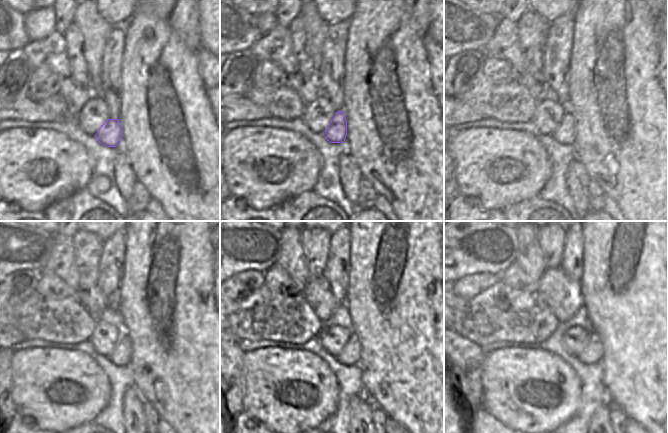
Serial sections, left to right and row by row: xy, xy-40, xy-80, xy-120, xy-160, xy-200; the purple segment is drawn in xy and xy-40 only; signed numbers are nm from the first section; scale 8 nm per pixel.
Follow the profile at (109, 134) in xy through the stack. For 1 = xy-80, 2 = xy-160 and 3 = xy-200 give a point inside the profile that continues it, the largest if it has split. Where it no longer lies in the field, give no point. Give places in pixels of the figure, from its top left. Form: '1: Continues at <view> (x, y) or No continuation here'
1: Continues at xy-80 (565, 133)
2: Continues at xy-160 (349, 355)
3: Continues at xy-200 (593, 353)

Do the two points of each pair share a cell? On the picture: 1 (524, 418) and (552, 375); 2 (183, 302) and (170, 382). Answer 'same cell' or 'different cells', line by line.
1: same cell
2: same cell

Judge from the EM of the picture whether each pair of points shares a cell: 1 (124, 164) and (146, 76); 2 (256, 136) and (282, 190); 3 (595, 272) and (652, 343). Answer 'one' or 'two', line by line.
1: two
2: one
3: one

